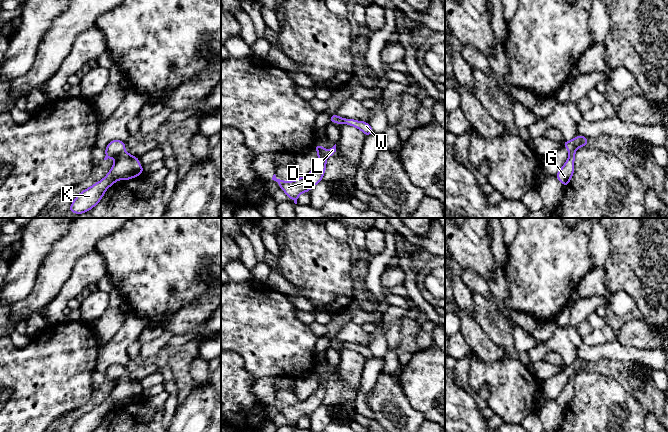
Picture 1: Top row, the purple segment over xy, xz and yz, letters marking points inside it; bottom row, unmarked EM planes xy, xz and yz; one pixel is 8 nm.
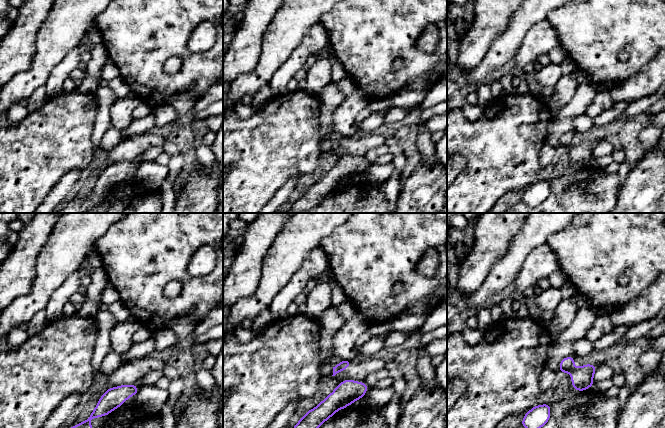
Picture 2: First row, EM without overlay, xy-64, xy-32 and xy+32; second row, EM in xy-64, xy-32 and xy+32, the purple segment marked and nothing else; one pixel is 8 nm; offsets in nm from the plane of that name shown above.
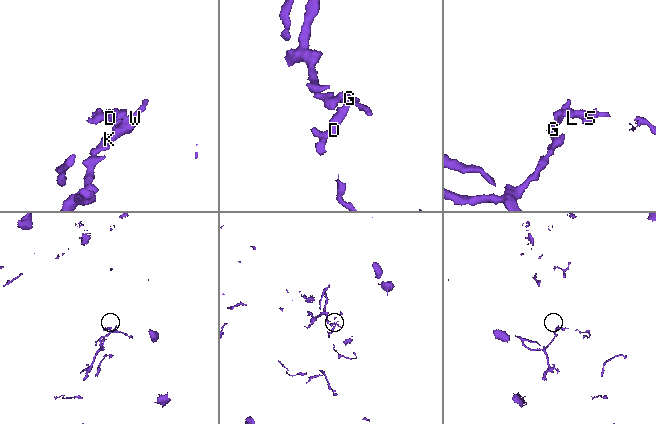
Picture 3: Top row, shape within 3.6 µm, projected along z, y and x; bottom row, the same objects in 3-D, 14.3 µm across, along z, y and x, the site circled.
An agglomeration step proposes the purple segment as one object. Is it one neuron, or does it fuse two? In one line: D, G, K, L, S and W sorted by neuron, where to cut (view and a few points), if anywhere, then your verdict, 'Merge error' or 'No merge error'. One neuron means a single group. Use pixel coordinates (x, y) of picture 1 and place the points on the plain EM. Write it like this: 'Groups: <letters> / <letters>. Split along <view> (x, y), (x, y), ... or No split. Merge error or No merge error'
Groups: D L S / G K W. Split along xy (123, 374), (117, 379). Merge error

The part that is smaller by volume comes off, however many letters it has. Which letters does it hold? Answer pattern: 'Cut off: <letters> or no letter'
Cut off: G, K, W

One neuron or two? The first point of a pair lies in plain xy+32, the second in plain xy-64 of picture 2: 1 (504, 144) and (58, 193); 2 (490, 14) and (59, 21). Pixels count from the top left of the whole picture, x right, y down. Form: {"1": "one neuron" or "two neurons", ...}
{"1": "two neurons", "2": "two neurons"}

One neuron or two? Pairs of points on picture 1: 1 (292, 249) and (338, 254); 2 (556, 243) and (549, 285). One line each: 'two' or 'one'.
1: one
2: one

